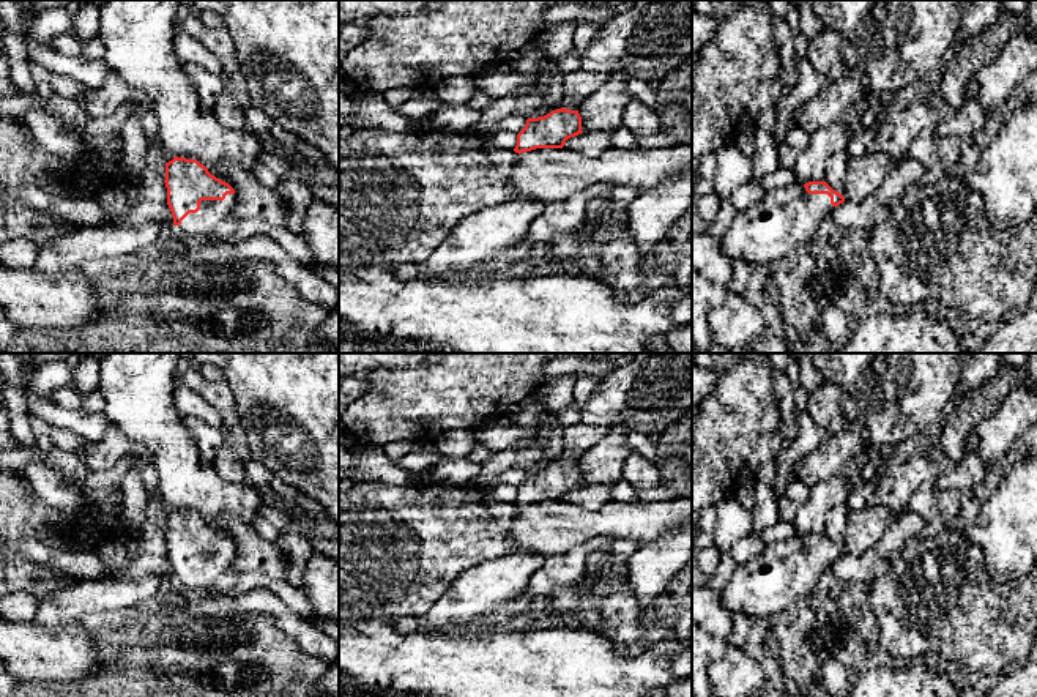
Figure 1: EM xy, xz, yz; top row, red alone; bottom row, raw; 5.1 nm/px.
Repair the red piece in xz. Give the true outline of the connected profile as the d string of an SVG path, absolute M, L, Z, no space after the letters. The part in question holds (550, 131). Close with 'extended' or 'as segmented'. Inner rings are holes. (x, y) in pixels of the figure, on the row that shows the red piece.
M559 104L544 117L528 118L525 128L517 134L515 153L536 148L563 148L566 140L582 134L580 104Z; extended

